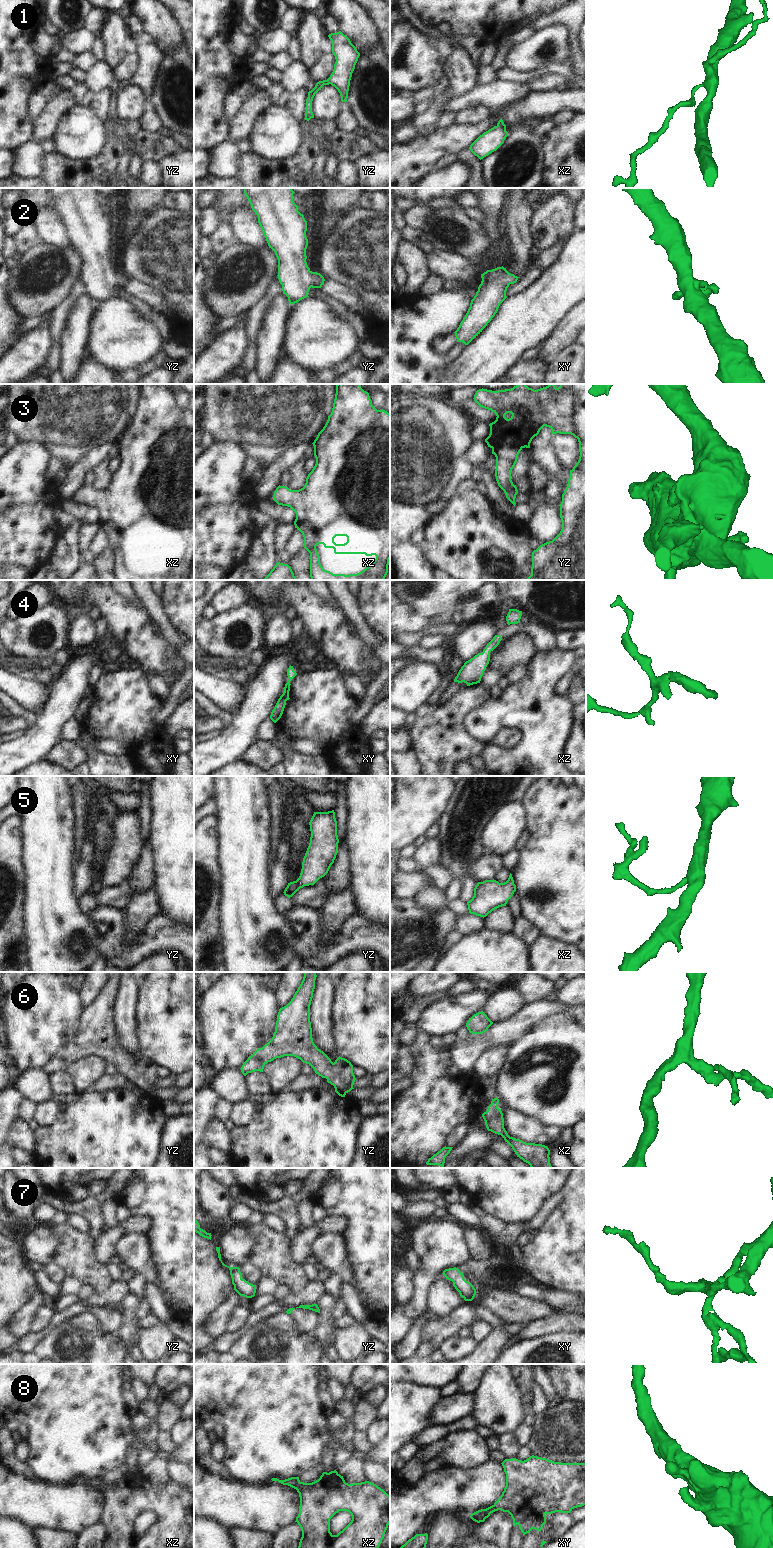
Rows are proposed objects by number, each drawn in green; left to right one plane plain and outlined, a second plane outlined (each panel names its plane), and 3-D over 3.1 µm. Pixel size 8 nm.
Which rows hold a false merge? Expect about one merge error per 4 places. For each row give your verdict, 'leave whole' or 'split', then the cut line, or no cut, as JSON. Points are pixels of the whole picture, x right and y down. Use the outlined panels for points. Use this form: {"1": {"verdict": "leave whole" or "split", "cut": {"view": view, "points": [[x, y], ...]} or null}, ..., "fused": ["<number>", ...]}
{"1": {"verdict": "leave whole", "cut": null}, "2": {"verdict": "leave whole", "cut": null}, "3": {"verdict": "leave whole", "cut": null}, "4": {"verdict": "leave whole", "cut": null}, "5": {"verdict": "leave whole", "cut": null}, "6": {"verdict": "leave whole", "cut": null}, "7": {"verdict": "leave whole", "cut": null}, "8": {"verdict": "leave whole", "cut": null}, "fused": []}

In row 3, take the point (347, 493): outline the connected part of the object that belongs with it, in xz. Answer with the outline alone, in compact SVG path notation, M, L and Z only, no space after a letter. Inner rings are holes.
M337 384L336 394L331 414L323 429L318 433L316 439L312 443L314 446L314 456L316 464L306 478L306 483L299 490L290 490L286 486L278 486L274 491L273 500L282 506L290 507L296 513L294 521L297 528L304 537L304 548L310 553L310 577L311 580L384 580L388 573L388 565L390 560L390 414L385 410L377 410L371 402L369 393L364 391L360 384ZM336 536L346 536L347 542L344 544L336 544L334 538ZM323 544L325 548L333 548L335 554L365 554L366 556L375 555L376 559L364 570L357 574L333 574L324 570L320 564L320 556L316 546Z

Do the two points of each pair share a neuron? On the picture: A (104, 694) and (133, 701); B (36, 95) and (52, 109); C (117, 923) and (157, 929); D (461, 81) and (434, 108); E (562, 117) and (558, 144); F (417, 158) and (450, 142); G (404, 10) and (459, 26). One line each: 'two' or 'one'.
A: one
B: two
C: one
D: one
E: two
F: one
G: two

